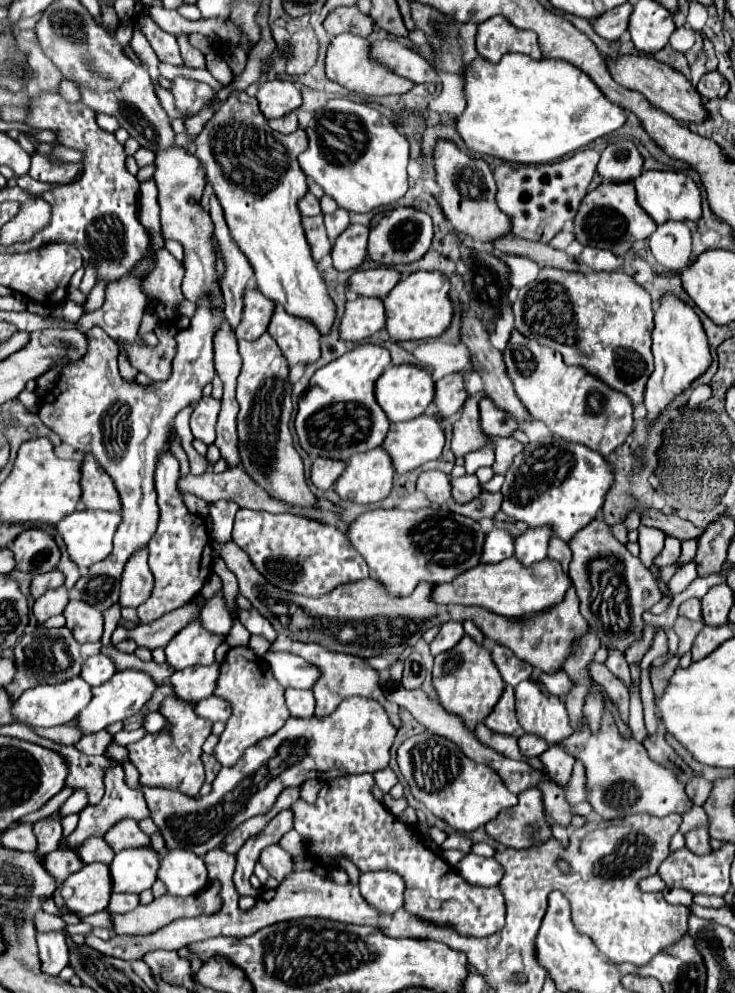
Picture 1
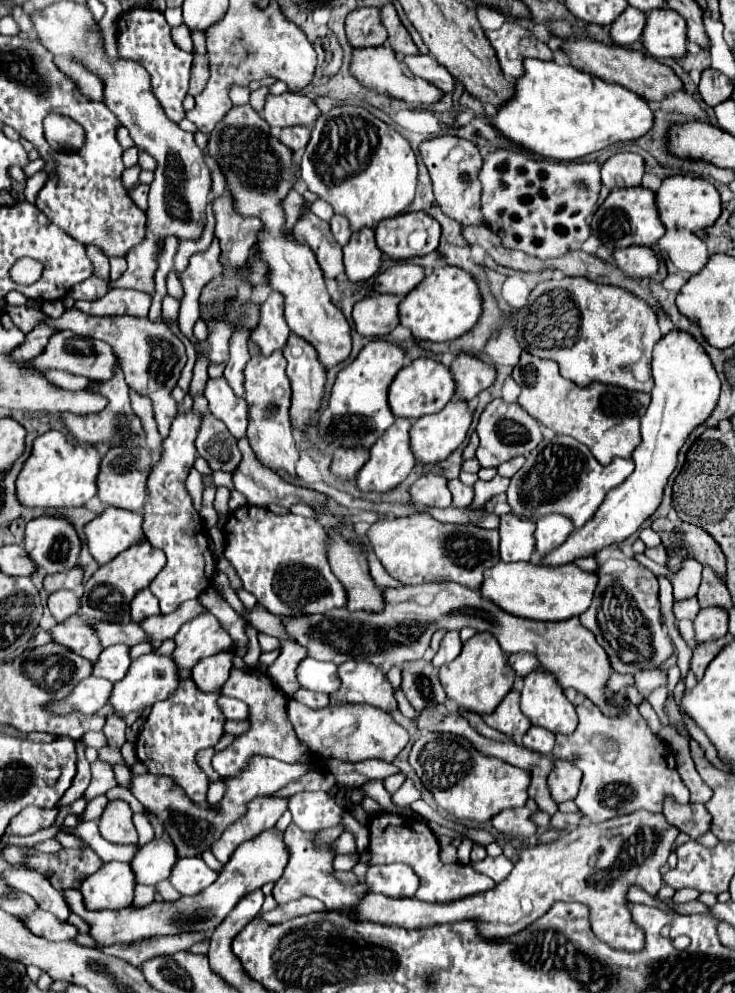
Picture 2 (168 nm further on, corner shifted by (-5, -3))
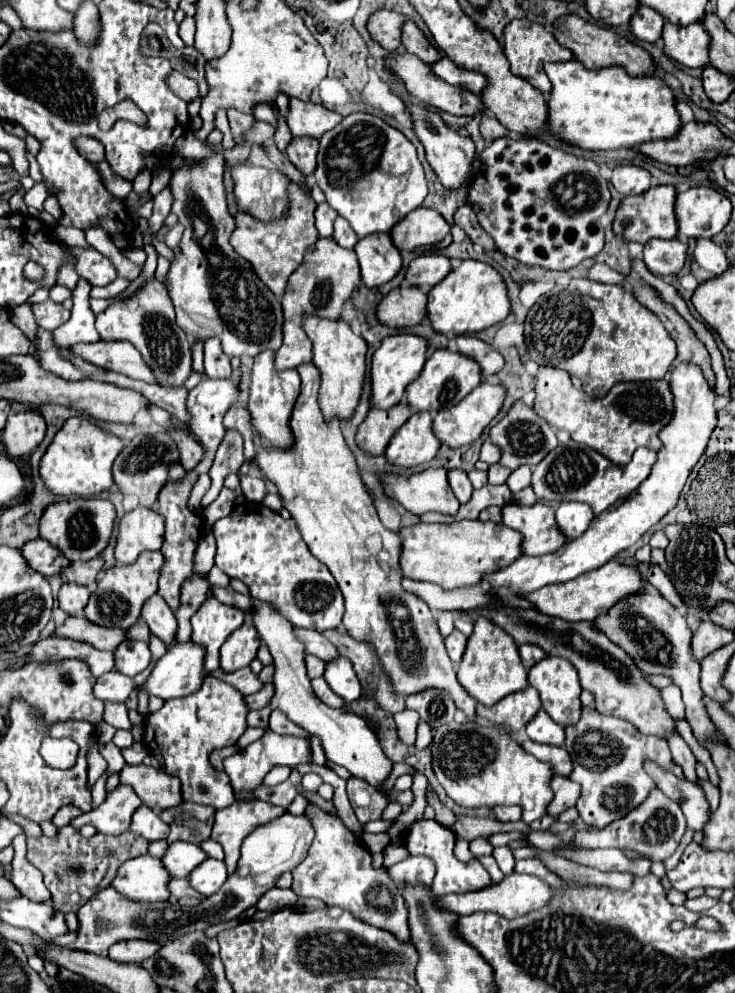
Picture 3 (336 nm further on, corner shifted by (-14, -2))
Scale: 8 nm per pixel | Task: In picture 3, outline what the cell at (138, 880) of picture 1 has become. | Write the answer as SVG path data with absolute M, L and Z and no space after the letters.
M175 841L167 849L167 855L163 857L163 865L173 877L187 877L205 859L207 859L207 853L199 845Z

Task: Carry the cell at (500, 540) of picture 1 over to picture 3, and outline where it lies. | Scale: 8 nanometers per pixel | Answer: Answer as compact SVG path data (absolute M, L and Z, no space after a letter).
M511 501L501 509L501 519L503 525L525 535L525 555L547 555L561 549L569 541L557 527L555 511L547 503L535 503L533 507L525 507Z

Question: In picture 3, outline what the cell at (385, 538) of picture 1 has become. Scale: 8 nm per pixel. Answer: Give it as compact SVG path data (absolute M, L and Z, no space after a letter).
M457 521L457 523L417 523L401 529L403 535L403 575L413 581L437 583L443 589L477 585L483 573L493 573L511 565L521 555L523 535L493 521Z

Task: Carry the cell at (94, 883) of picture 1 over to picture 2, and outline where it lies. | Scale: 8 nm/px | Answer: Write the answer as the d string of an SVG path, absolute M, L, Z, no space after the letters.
M104 862L102 870L82 882L80 892L88 910L120 910L130 906L134 886L134 874L126 862Z

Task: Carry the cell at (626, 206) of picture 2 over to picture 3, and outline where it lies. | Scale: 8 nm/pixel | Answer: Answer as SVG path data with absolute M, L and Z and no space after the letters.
M655 185L639 197L625 197L613 219L613 231L619 239L647 243L651 239L673 239L677 235L677 217L675 217L675 197L677 191L673 185Z

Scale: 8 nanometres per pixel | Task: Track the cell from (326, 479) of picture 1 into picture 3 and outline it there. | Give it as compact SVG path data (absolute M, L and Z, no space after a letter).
M397 403L391 409L371 409L367 419L359 427L357 445L371 455L383 453L387 443L395 435L395 429L399 429L409 417L411 409L407 403Z

